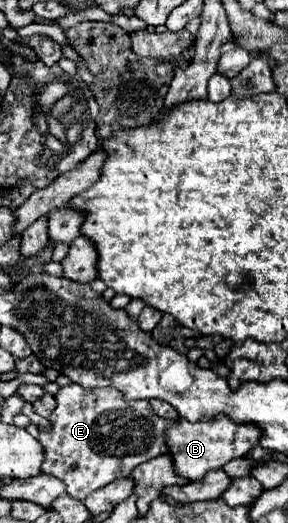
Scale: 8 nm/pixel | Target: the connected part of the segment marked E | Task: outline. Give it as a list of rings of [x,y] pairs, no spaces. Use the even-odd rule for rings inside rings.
[[[71,383],[55,393],[55,401],[57,409],[49,417],[49,427],[39,429],[37,437],[45,451],[41,473],[61,479],[67,487],[67,493],[81,501],[91,491],[103,489],[115,479],[129,477],[137,465],[157,455],[165,455],[165,429],[177,423],[155,415],[145,399],[121,399],[121,393],[113,391],[113,387],[89,391]]]

